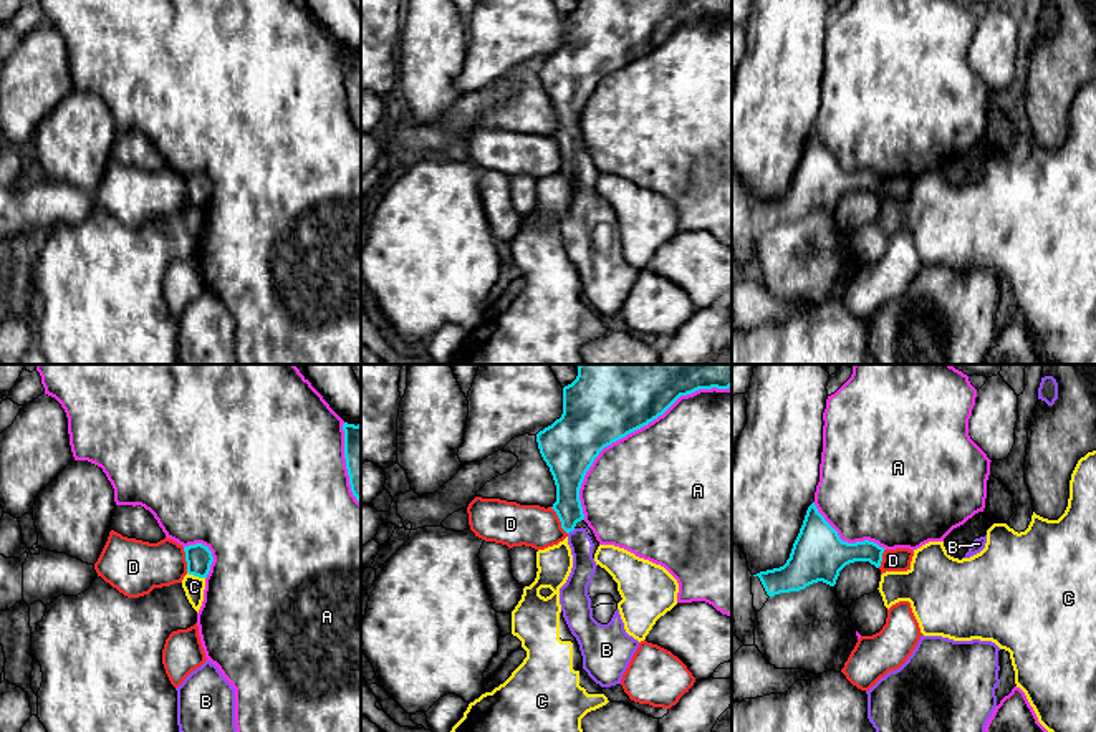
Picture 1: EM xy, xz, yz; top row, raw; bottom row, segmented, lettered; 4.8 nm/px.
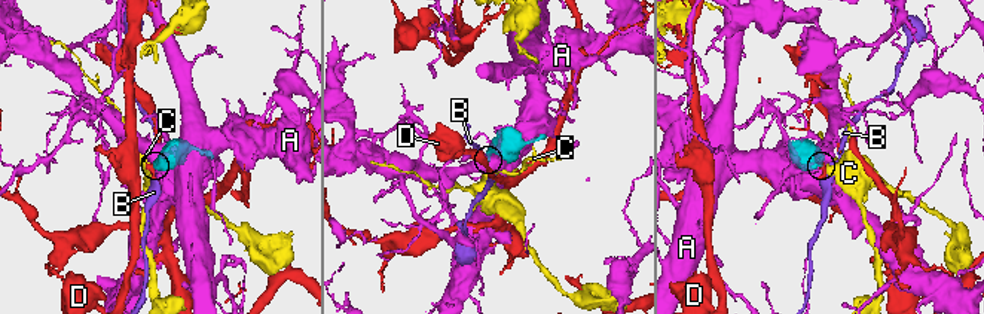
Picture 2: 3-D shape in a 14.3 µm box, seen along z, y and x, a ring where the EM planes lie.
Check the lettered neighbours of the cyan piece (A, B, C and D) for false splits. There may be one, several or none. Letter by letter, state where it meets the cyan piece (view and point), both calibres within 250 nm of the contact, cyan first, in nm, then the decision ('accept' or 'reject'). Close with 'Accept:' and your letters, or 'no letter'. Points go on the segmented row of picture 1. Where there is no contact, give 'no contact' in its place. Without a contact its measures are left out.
A: meets cyan in xz at (631, 431); 480 nm thick on the cyan side, 480 nm on the other; reject
B: meets cyan in xz at (572, 530); 140 nm thick on the cyan side, 120 nm on the other; accept
C: meets cyan in xy at (196, 575); 130 nm thick on the cyan side, 100 nm on the other; reject
D: meets cyan in xz at (560, 520); 170 nm thick on the cyan side, 220 nm on the other; reject
Accept: B

